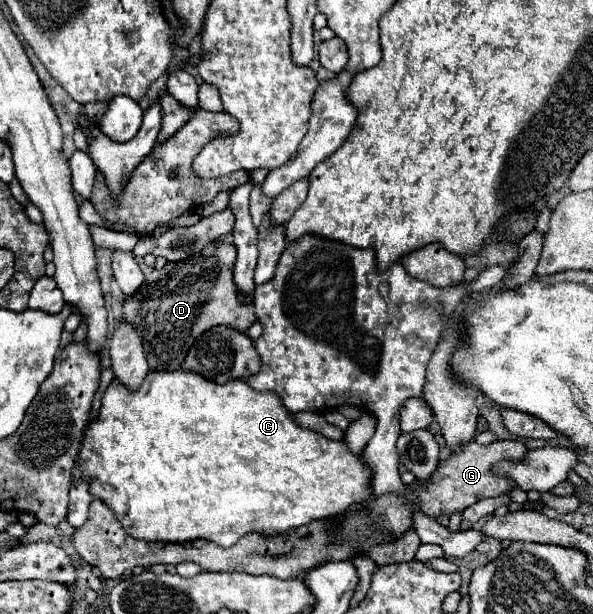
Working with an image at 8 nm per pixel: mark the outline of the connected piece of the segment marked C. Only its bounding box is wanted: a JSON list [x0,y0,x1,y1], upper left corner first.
[77,370,369,546]

